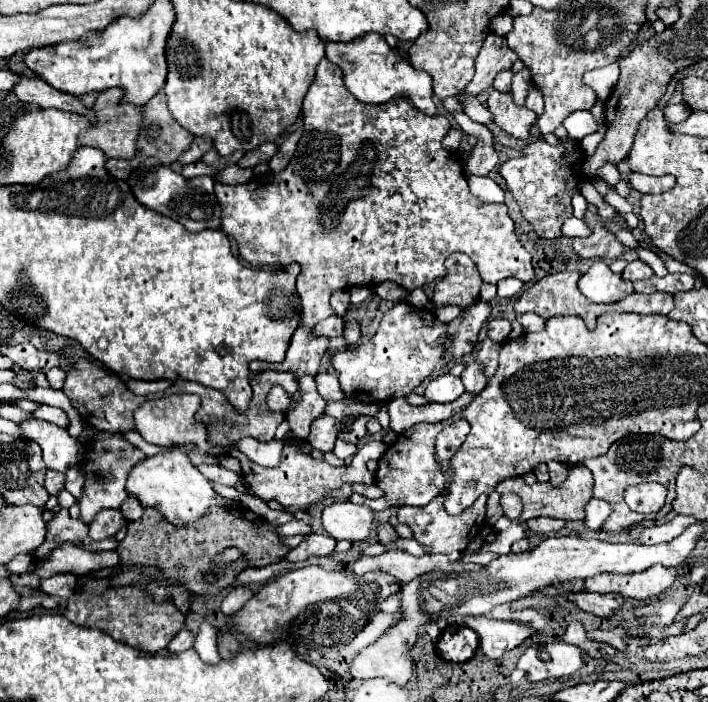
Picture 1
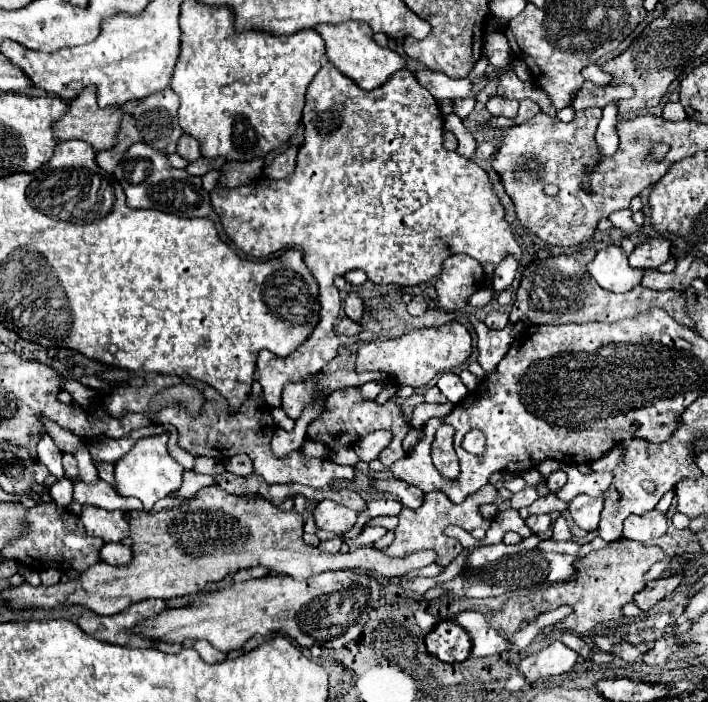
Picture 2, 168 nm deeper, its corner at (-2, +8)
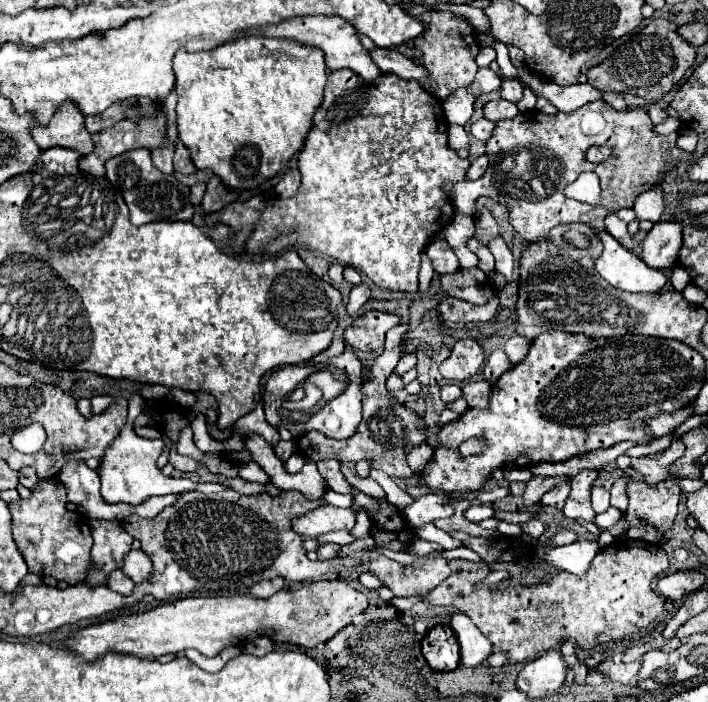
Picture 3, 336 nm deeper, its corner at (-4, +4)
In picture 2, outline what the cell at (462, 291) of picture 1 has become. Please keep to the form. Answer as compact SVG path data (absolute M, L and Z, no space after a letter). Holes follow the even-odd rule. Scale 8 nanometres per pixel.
M454 254L444 262L442 274L436 280L438 306L446 312L462 310L468 298L484 286L484 270L478 260L468 254Z

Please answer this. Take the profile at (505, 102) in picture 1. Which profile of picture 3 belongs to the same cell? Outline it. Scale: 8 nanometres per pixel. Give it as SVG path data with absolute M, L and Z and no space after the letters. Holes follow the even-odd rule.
M494 100L494 102L488 102L488 104L484 106L484 118L490 120L490 122L514 118L516 114L518 114L516 104L508 102L508 100Z

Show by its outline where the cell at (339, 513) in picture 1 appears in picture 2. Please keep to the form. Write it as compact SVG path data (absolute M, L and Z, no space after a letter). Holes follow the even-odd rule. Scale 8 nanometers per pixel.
M322 500L318 502L316 510L314 510L314 520L316 526L328 532L336 532L336 534L344 534L348 532L354 524L356 524L358 514L350 508L346 508L344 504L338 504L334 500Z

